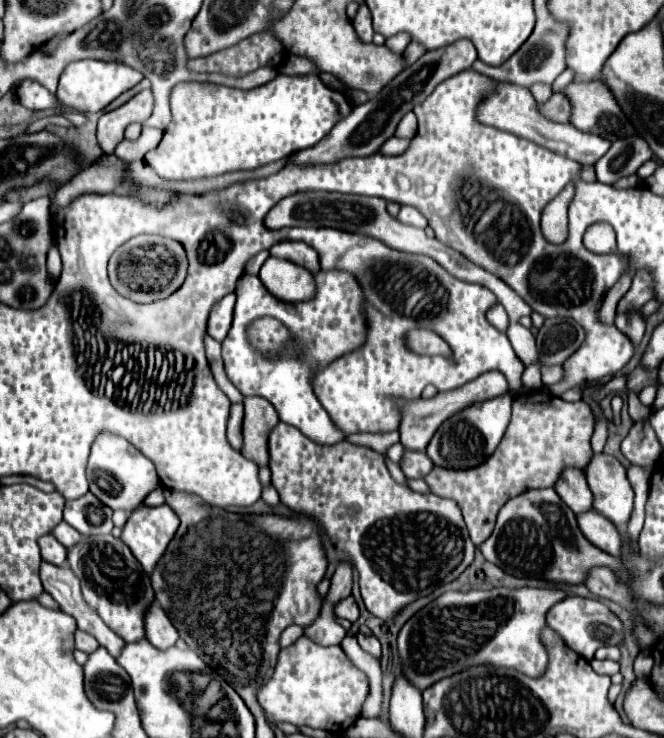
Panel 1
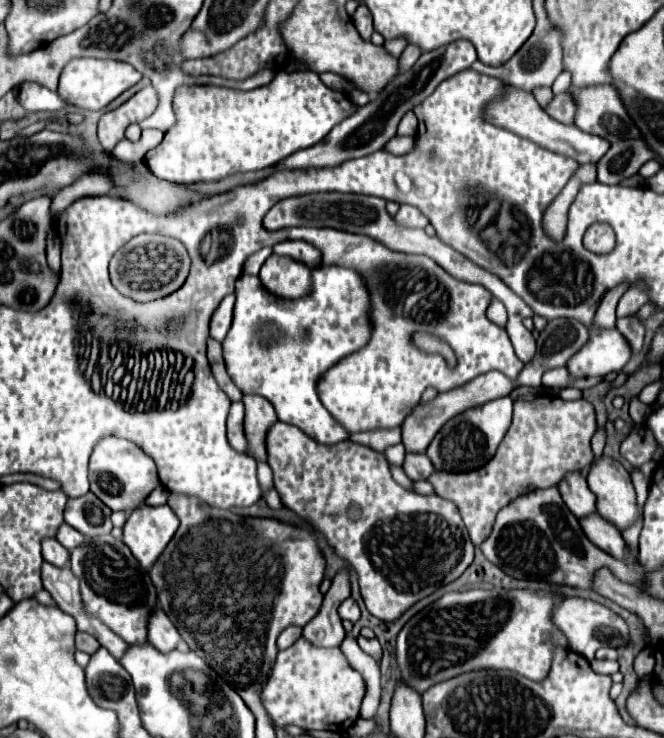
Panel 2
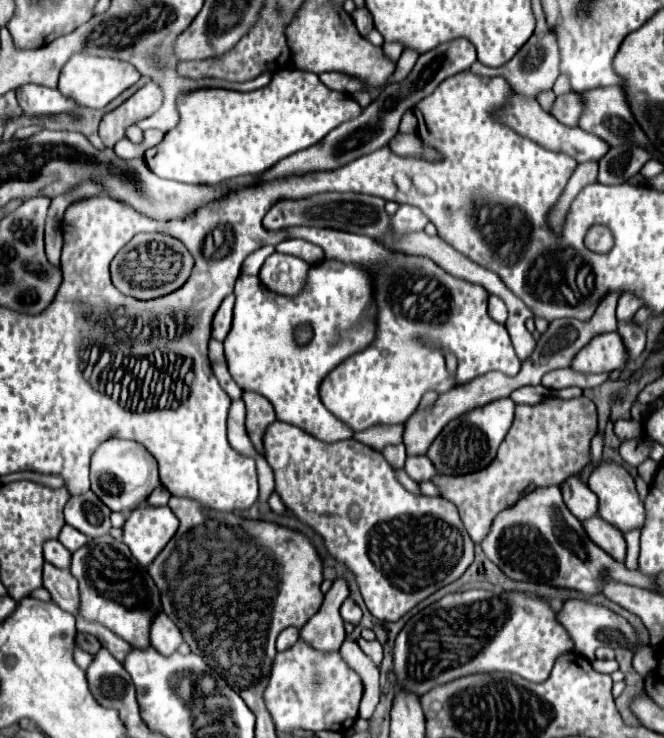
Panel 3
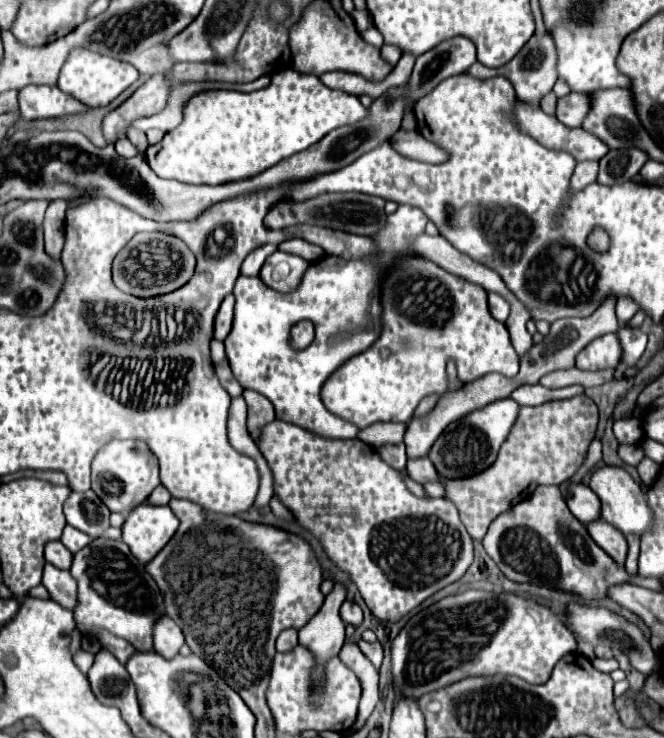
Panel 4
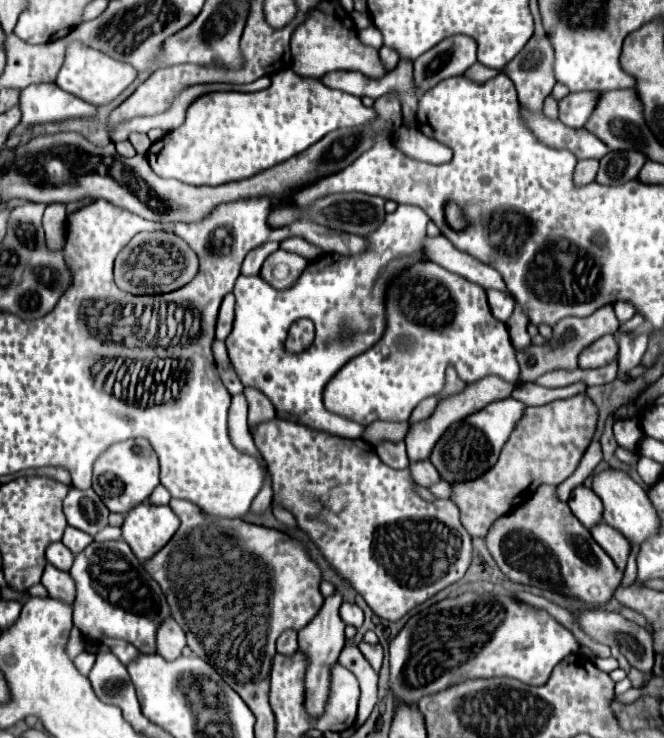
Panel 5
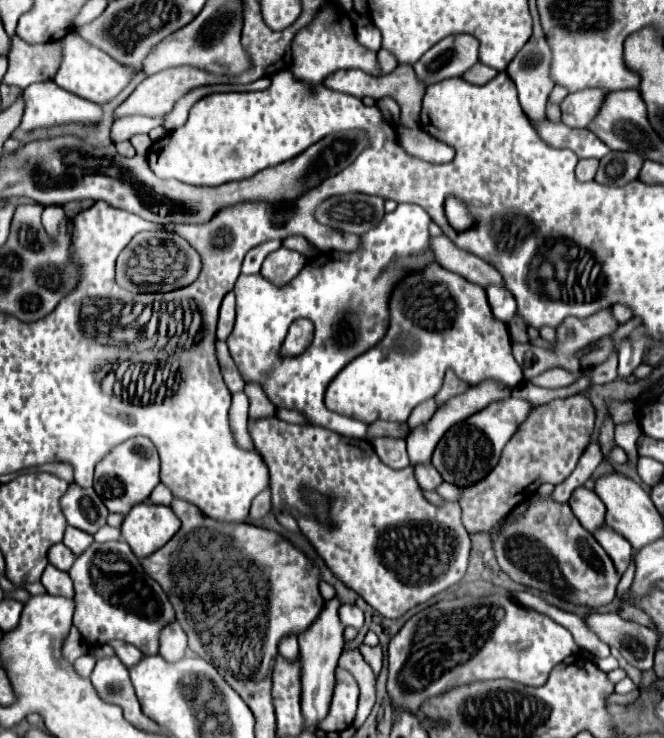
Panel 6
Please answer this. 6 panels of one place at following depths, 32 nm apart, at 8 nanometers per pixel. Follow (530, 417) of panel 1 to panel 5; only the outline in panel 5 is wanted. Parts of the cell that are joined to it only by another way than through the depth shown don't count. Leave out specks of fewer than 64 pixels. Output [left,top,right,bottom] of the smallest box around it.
[452,394,598,536]

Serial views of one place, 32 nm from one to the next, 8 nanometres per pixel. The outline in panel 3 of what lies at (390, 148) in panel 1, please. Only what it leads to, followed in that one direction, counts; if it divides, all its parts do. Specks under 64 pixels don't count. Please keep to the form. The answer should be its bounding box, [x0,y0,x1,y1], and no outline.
[388,133,438,160]

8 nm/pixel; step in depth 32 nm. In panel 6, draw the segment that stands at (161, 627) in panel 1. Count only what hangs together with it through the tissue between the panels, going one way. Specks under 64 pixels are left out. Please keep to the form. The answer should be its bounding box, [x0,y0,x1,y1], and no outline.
[160,622,188,662]

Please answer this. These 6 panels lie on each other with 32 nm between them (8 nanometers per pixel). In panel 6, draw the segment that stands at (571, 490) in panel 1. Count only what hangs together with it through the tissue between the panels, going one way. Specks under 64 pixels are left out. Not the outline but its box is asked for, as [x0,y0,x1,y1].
[570,486,606,532]

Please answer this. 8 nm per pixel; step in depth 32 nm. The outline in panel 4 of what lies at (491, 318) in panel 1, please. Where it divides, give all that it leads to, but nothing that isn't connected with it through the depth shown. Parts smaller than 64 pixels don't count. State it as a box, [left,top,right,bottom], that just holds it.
[488,292,510,322]

